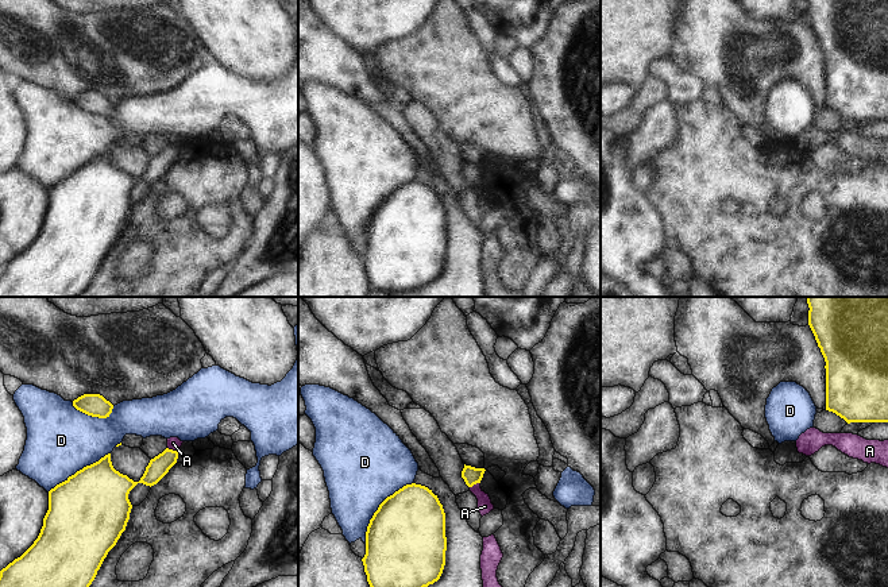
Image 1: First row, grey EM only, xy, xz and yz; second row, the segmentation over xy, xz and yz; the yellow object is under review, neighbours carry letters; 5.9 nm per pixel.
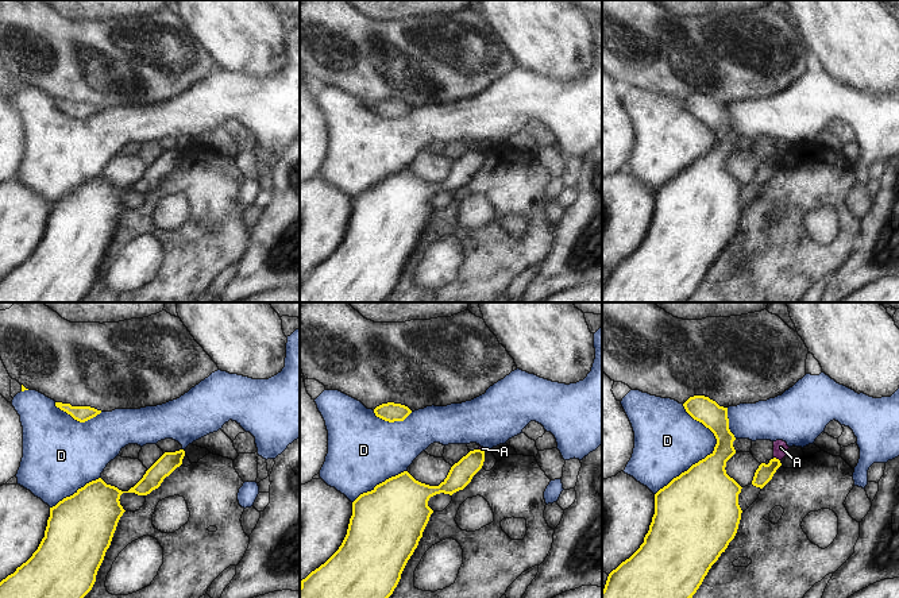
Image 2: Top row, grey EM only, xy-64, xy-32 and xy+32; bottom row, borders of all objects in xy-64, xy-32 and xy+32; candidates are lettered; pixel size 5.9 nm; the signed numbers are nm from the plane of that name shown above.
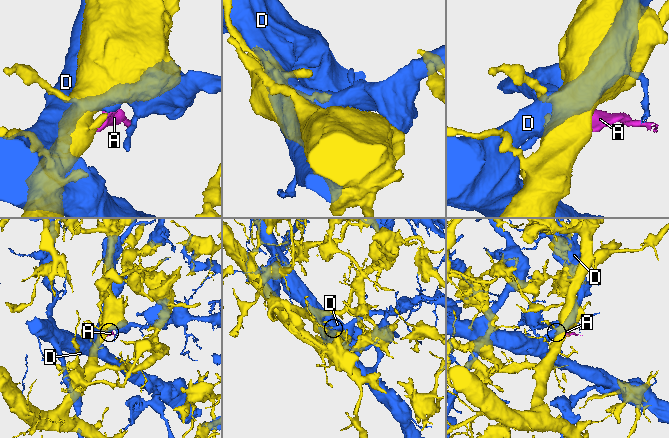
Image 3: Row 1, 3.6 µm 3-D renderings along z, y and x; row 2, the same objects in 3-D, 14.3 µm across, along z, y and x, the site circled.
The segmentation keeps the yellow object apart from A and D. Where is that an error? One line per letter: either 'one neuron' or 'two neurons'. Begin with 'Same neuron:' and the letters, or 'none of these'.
Same neuron: none of these
A: two neurons
D: two neurons

